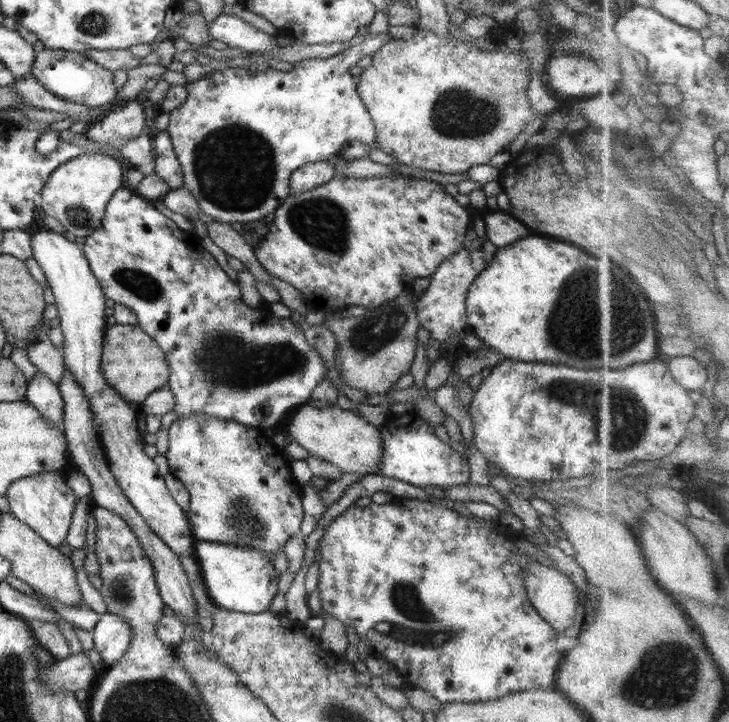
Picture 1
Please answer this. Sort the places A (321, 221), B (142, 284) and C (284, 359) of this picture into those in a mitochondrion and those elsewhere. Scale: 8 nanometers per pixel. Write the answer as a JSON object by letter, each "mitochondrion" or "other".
{"A":"mitochondrion","B":"mitochondrion","C":"mitochondrion"}

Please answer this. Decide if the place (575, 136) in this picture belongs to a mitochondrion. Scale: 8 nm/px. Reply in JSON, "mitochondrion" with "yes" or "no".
{"mitochondrion":"no"}

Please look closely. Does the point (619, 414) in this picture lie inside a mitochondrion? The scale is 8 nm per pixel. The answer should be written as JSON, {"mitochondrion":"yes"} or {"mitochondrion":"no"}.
{"mitochondrion":"yes"}

